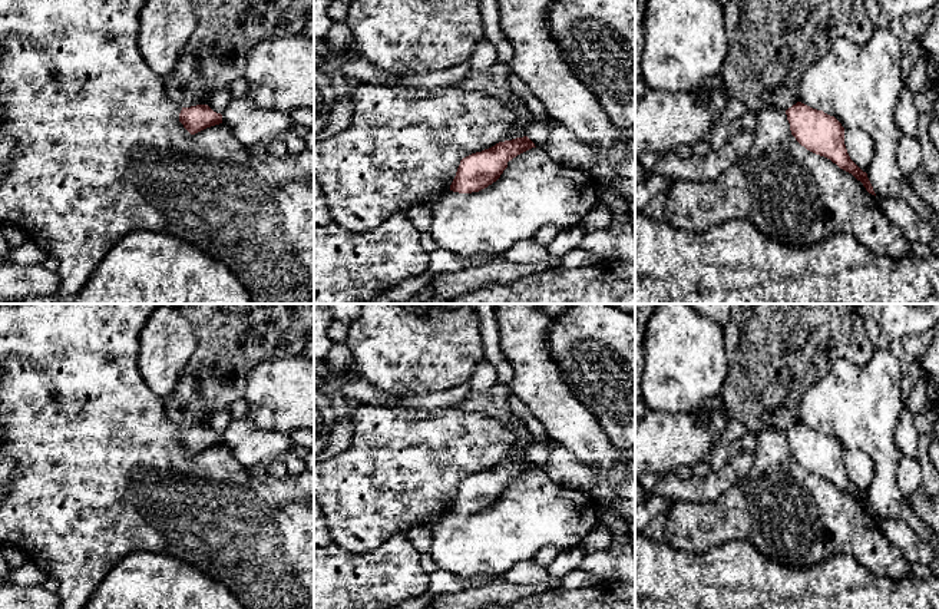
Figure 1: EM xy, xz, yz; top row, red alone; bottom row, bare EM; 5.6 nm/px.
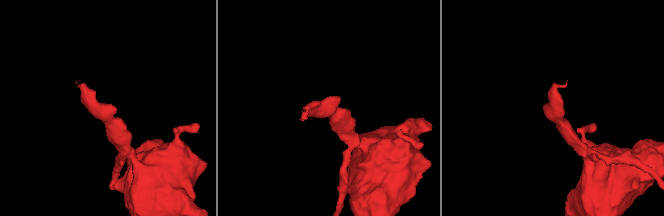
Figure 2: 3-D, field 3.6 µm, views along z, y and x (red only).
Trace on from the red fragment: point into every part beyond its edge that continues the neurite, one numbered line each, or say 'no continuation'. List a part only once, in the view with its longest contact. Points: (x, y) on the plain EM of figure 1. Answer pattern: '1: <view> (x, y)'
no continuation

